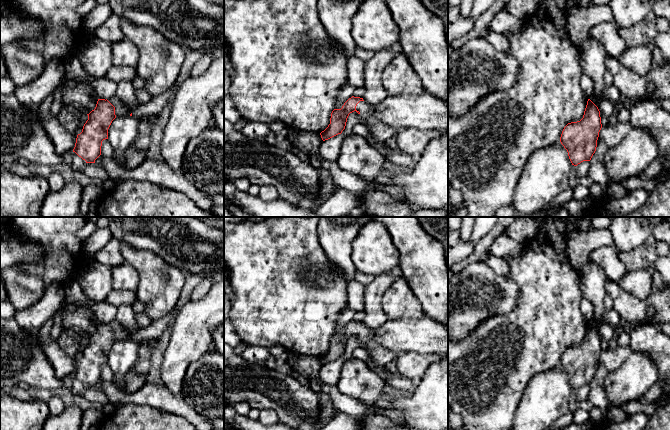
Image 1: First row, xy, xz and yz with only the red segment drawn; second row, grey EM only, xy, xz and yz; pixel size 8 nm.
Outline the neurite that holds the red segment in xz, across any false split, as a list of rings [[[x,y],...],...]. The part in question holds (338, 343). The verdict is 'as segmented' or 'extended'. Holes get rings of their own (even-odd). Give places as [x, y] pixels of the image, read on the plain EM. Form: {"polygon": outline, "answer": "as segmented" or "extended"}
{"polygon": [[[352,320],[341,333],[334,333],[331,337],[330,348],[320,357],[323,365],[328,364],[345,353],[347,342],[350,337],[356,335],[367,350],[370,361],[374,366],[385,366],[388,362],[397,359],[399,354],[392,352],[373,338],[372,331],[363,322]]], "answer": "extended"}

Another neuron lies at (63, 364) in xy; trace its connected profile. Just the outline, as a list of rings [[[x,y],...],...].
[[[52,339],[46,341],[43,344],[43,354],[53,366],[55,374],[60,380],[66,375],[73,375],[77,359],[68,356],[57,341]]]

